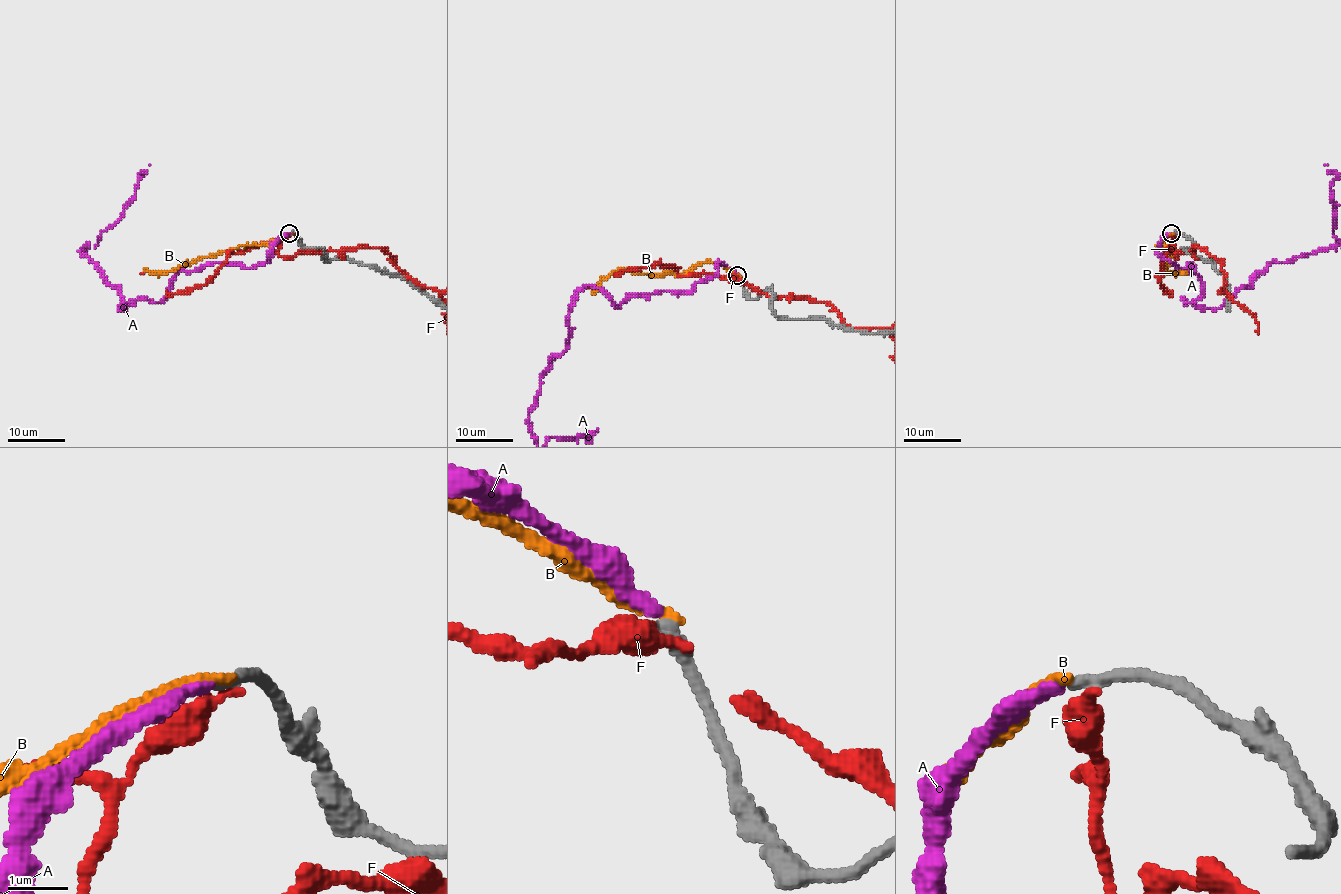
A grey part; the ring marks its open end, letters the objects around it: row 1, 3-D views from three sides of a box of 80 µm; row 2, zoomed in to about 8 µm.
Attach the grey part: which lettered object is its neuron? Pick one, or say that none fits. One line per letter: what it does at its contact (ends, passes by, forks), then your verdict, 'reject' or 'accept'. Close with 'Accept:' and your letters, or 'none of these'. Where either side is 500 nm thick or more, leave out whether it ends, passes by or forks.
A: it ends; accept
B: it ends; reject
F: it ends; reject
Accept: A

